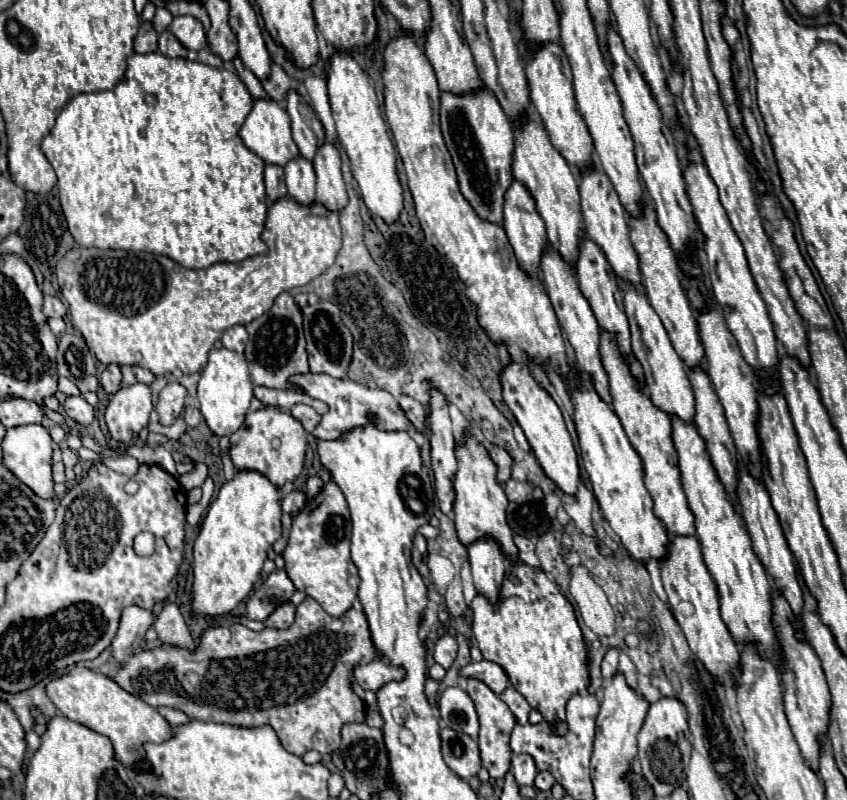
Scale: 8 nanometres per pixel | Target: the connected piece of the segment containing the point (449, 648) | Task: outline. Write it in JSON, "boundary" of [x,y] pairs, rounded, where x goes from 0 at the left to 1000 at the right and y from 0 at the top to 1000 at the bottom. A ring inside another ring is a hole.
{"boundary":[[[525,791],[525,794],[516,801],[514,814],[511,814],[511,821],[514,821],[514,826],[516,826],[518,831],[523,831],[525,836],[530,836],[532,829],[537,826],[537,821],[540,821],[540,804],[537,804],[537,799],[535,799],[530,791]]]}

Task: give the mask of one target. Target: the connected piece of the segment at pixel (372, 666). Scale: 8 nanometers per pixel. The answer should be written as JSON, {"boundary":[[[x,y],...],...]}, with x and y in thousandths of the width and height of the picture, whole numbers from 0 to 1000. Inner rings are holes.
{"boundary":[[[443,824],[433,831],[424,831],[417,839],[417,849],[436,864],[447,864],[455,854],[459,851],[471,851],[476,849],[478,839],[473,834],[462,834],[457,826],[452,824]]]}

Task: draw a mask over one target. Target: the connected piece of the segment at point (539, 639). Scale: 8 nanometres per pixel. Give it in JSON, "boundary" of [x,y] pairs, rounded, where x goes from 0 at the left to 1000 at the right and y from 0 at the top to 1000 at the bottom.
{"boundary":[[[608,704],[599,714],[599,721],[591,734],[591,749],[587,756],[580,756],[568,744],[558,749],[558,794],[570,821],[596,836],[603,856],[622,874],[622,879],[632,889],[641,894],[651,914],[658,919],[667,919],[667,879],[674,874],[674,869],[695,859],[695,811],[688,804],[688,791],[681,779],[679,761],[658,736],[658,731],[651,729],[643,716],[627,711],[620,704]]]}

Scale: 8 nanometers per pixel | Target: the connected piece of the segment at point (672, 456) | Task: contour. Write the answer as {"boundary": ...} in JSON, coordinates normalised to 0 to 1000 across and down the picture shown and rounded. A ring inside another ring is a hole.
{"boundary":[[[710,416],[710,449],[712,449],[714,464],[719,469],[719,481],[721,481],[721,494],[724,494],[724,514],[731,521],[747,561],[754,566],[757,576],[759,576],[762,609],[769,616],[773,646],[785,656],[785,661],[792,671],[821,669],[821,646],[811,631],[811,621],[809,621],[809,614],[804,606],[802,571],[799,571],[795,546],[792,546],[792,521],[785,519],[783,514],[778,514],[769,504],[764,491],[745,471],[738,446],[728,436],[724,416]]]}

